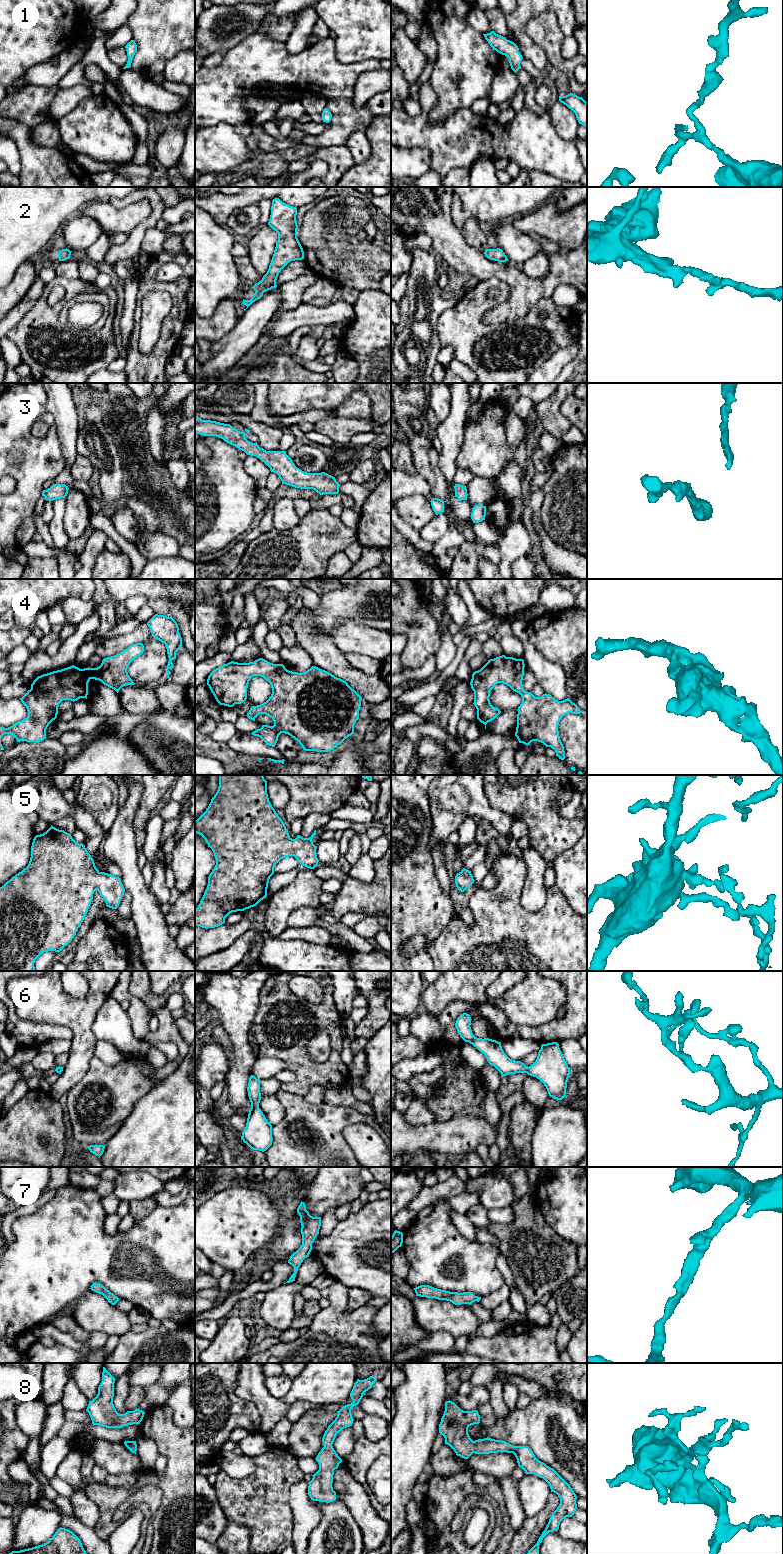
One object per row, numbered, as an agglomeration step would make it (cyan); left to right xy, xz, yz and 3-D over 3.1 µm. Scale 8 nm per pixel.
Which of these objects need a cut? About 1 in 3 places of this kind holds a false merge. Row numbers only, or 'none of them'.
none of them

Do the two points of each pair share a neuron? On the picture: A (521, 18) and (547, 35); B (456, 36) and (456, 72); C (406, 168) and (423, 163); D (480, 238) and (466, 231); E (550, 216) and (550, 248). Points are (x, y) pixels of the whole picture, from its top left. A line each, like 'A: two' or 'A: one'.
A: two
B: one
C: one
D: one
E: two

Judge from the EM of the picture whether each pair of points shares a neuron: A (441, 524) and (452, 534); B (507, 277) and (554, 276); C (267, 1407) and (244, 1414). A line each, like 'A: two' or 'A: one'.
A: two
B: one
C: two

